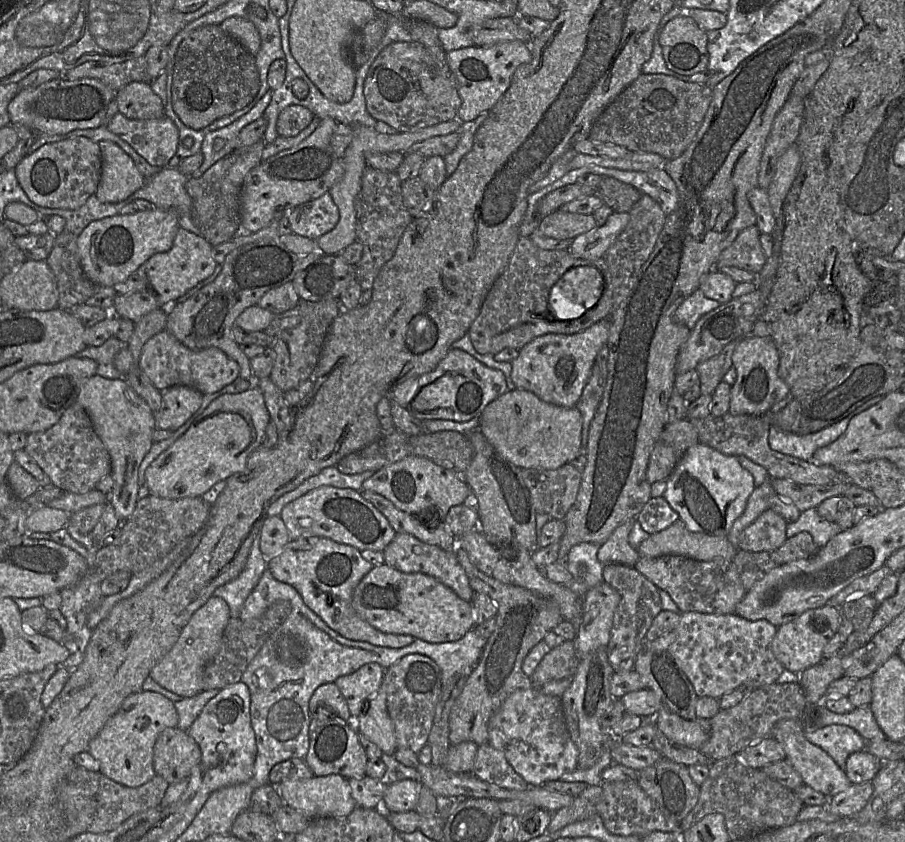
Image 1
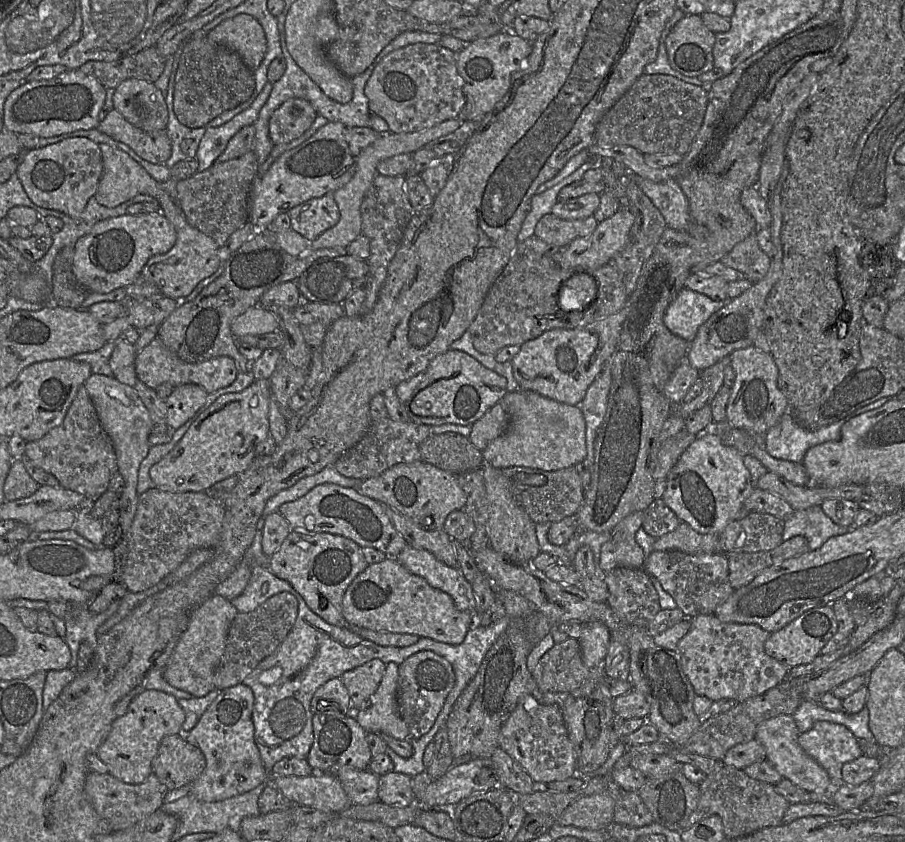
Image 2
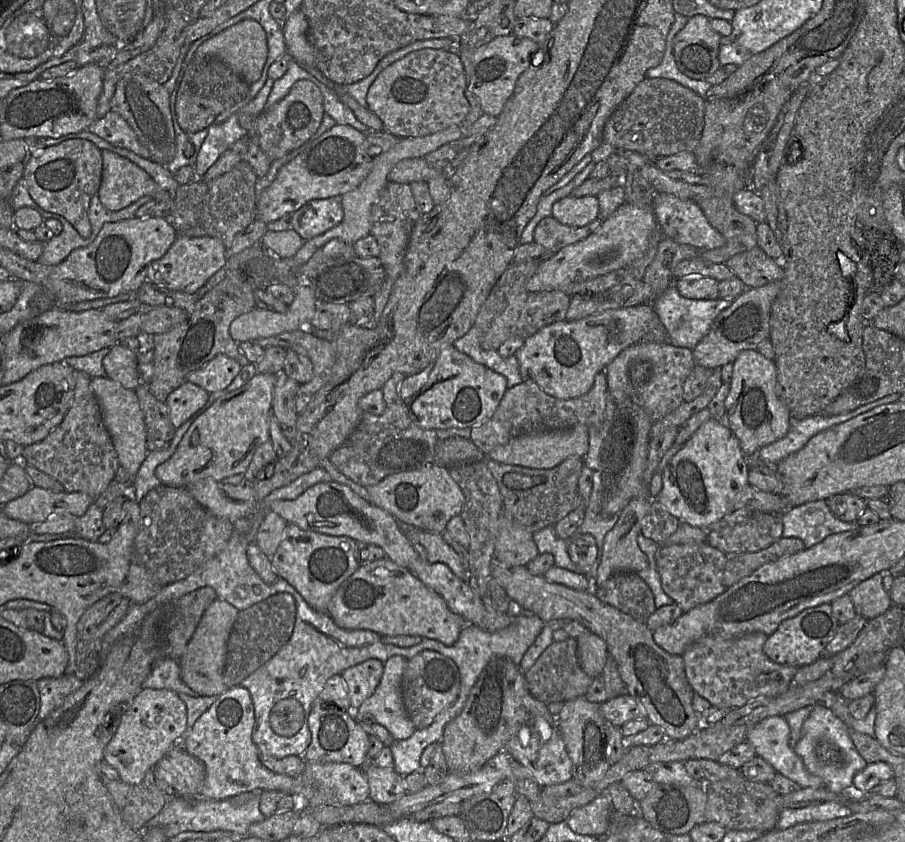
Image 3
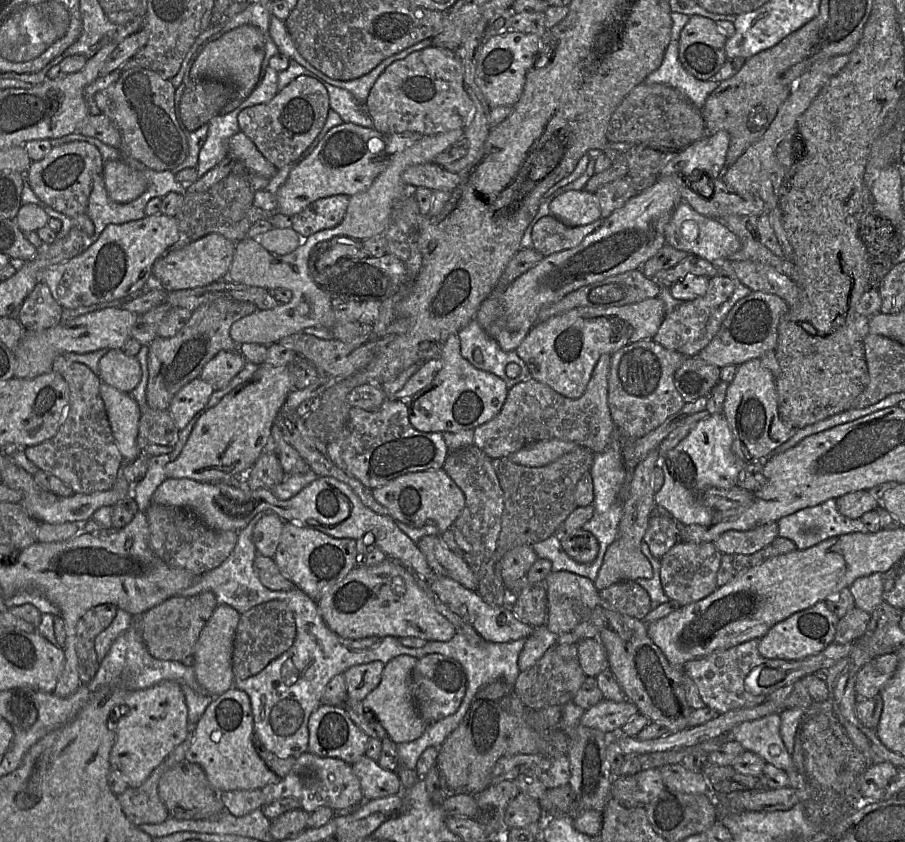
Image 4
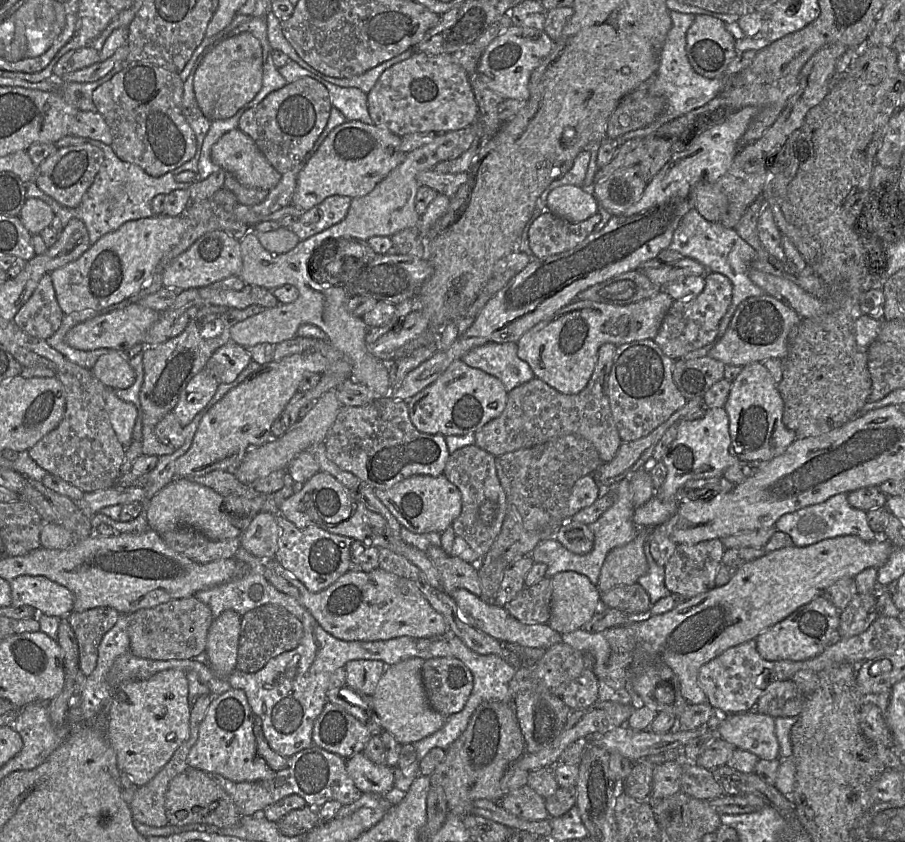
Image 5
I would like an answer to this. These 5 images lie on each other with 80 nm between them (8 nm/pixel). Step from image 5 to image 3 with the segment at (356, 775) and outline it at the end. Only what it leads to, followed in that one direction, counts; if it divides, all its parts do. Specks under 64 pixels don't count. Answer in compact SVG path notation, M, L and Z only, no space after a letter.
M371 761L362 768L369 784L369 800L378 804L391 804L406 792L404 777L394 769L383 769Z

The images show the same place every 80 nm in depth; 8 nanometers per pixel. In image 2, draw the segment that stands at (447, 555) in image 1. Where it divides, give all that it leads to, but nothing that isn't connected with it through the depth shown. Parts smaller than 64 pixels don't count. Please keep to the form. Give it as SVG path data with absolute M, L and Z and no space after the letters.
M408 544L396 561L412 574L425 579L430 586L448 594L457 609L475 612L476 601L472 585L459 568L450 567L430 552Z

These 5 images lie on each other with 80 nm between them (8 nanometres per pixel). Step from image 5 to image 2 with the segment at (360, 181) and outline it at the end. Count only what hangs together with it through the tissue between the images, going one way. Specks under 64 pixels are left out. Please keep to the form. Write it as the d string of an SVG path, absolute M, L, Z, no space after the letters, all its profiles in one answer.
M328 121L326 125L318 129L316 133L308 140L306 140L304 143L282 154L276 161L274 161L274 163L271 165L269 170L266 173L264 173L262 176L258 176L258 171L257 171L257 176L253 182L250 192L249 222L252 223L258 230L265 229L279 214L287 213L289 210L312 198L322 197L327 192L334 192L335 190L341 188L346 183L348 183L355 171L355 157L351 154L348 143L346 142L345 130L346 126L341 122Z

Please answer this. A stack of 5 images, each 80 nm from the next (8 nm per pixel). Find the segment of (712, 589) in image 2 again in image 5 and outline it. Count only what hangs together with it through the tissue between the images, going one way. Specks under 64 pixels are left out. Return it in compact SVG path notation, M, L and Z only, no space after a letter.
M721 539L677 545L664 566L666 588L687 600L716 587L715 577L725 550Z

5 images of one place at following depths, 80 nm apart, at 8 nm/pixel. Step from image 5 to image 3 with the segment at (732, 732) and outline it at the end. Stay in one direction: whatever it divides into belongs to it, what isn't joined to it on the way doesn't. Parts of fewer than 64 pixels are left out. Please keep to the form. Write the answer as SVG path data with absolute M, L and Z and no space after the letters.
M784 716L767 717L750 727L746 741L777 773L798 783L801 787L821 788L820 777L808 772L801 757L789 744L790 727Z

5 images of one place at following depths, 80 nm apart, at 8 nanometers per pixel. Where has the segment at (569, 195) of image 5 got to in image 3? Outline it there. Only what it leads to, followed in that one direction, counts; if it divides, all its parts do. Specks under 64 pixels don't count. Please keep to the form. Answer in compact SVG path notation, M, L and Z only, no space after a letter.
M570 194L553 204L552 216L565 225L585 226L599 217L598 198L594 195L576 197Z

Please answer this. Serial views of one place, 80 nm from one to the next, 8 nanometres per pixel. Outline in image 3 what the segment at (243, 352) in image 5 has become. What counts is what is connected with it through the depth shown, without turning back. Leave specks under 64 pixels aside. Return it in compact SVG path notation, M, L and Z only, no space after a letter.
M218 354L201 368L191 372L186 381L213 393L230 385L241 368L242 365L238 361L224 354Z

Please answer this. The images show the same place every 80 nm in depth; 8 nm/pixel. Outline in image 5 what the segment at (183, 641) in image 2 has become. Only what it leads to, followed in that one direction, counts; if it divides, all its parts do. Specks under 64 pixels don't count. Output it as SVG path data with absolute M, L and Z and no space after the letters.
M232 610L213 619L209 628L203 657L220 678L227 679L236 669L240 631L241 616Z

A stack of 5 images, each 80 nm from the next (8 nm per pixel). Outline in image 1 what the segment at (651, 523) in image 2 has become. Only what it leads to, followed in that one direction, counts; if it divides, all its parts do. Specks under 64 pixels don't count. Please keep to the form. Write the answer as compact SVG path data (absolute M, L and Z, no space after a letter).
M660 496L651 497L636 519L644 531L654 534L668 528L680 518L668 501L663 496Z

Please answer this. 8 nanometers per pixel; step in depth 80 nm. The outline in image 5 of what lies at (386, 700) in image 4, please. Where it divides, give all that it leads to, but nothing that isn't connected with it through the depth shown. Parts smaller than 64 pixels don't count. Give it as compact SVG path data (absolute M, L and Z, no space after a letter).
M412 657L387 666L374 693L371 695L374 712L382 729L389 732L400 745L416 743L435 733L447 719L447 717L434 711L428 703L421 675L424 661L422 658Z

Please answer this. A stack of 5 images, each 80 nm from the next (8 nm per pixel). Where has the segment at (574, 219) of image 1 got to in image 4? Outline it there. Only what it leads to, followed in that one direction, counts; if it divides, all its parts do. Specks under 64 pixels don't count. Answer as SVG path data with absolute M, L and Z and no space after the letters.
M546 215L533 226L532 248L543 256L573 248L595 231L601 222L599 219L583 226L569 227L553 215Z

